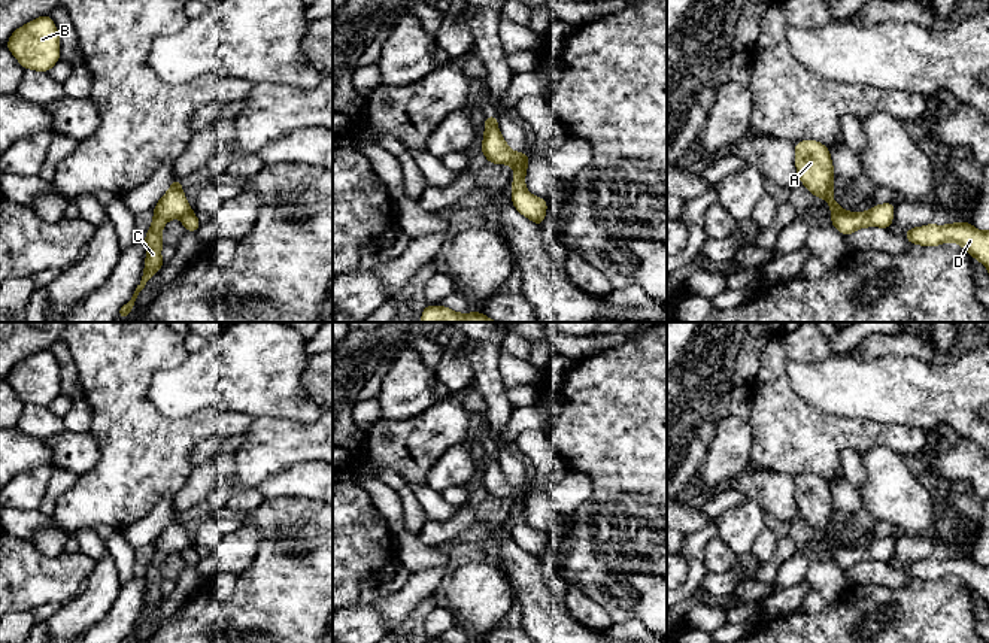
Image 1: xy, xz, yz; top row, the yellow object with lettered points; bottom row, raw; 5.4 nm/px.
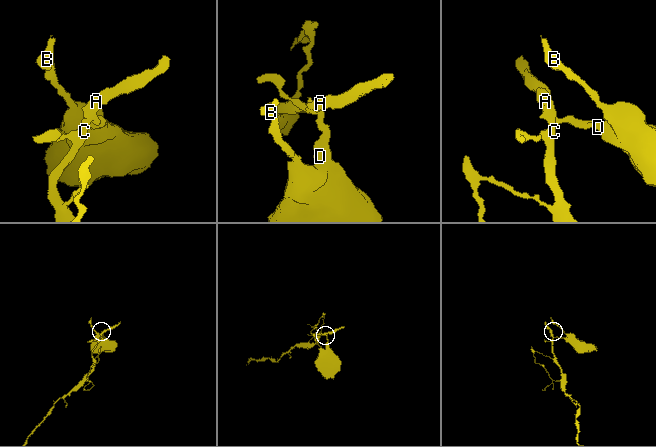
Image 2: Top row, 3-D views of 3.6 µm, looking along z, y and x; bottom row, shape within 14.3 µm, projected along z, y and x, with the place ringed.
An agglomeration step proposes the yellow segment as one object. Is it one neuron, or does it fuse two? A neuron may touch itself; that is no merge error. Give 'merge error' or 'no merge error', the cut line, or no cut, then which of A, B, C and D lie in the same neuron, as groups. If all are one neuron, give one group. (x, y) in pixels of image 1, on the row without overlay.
merge error | xz (524, 488), (513, 502) | A C / B D

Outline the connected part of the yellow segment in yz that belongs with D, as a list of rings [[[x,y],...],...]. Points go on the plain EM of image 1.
[[[970,556],[947,559],[928,558],[910,562],[905,571],[913,579],[938,580],[944,576],[961,579],[973,592],[986,600],[989,606],[989,565],[979,565]]]

